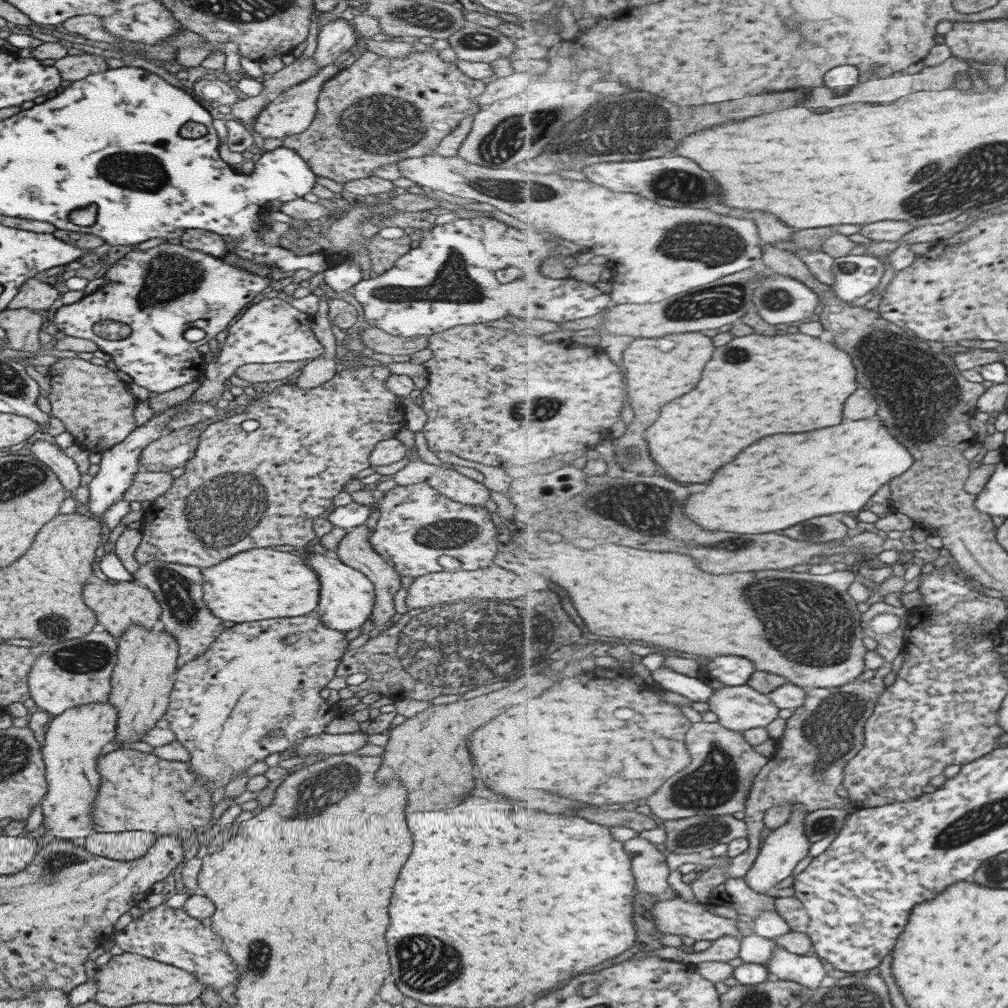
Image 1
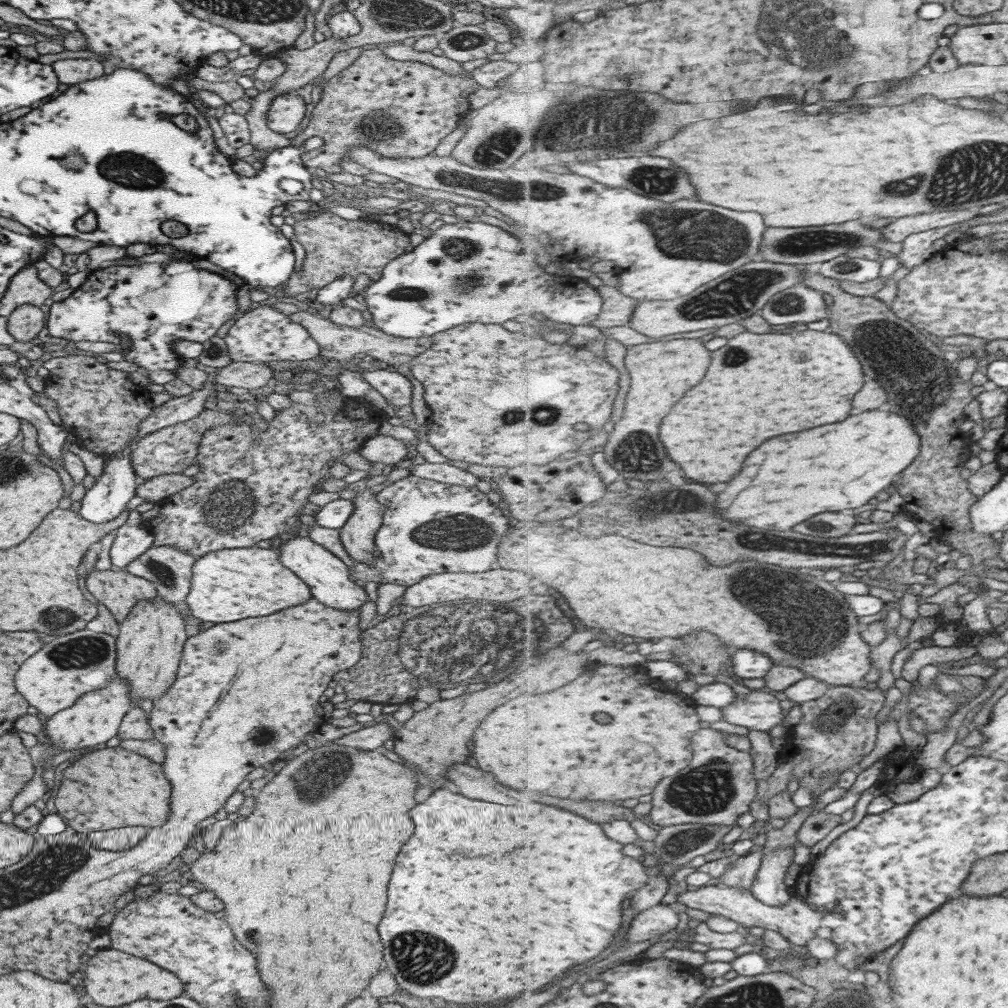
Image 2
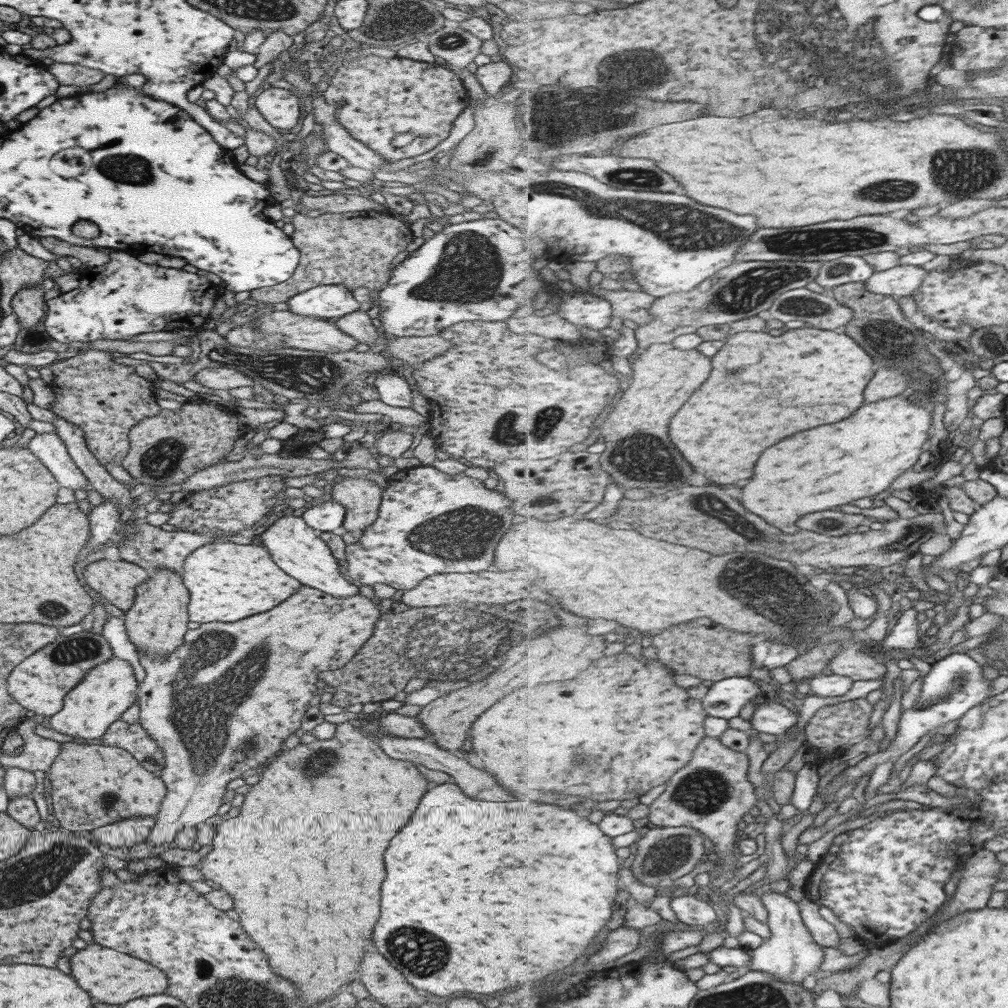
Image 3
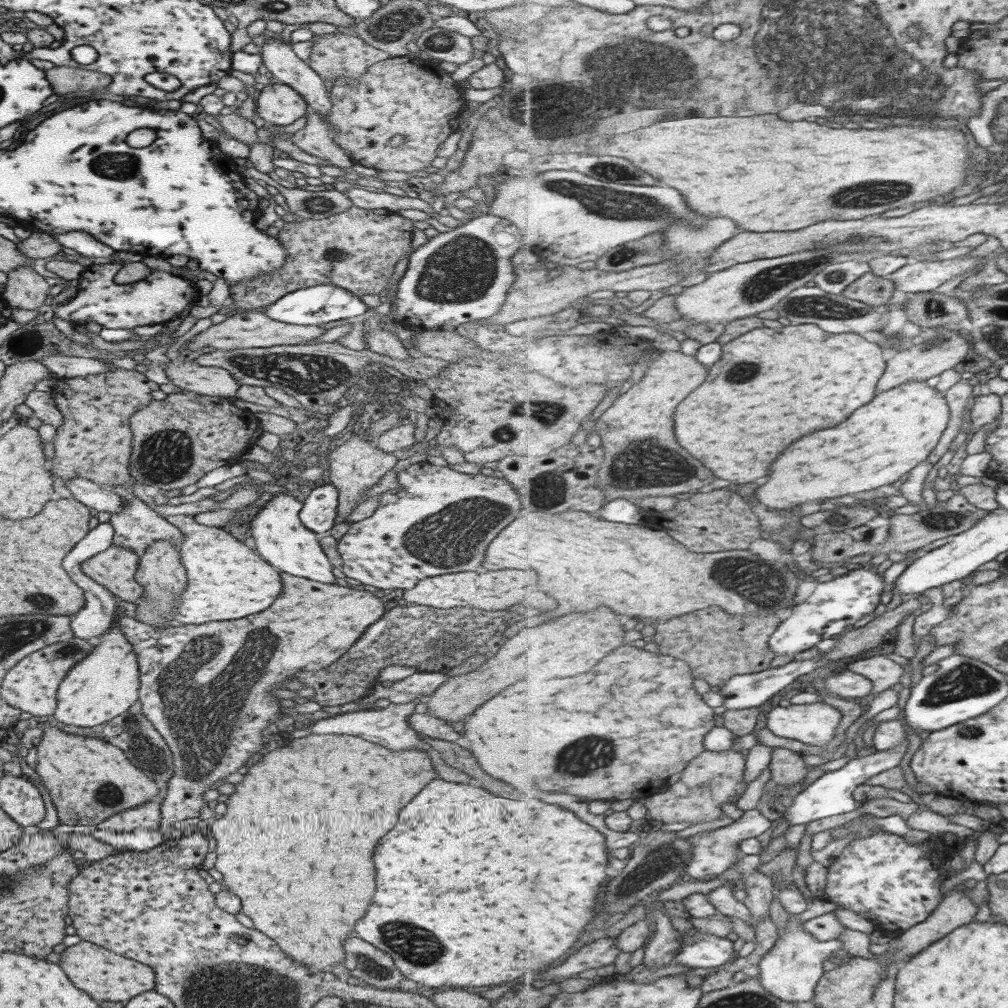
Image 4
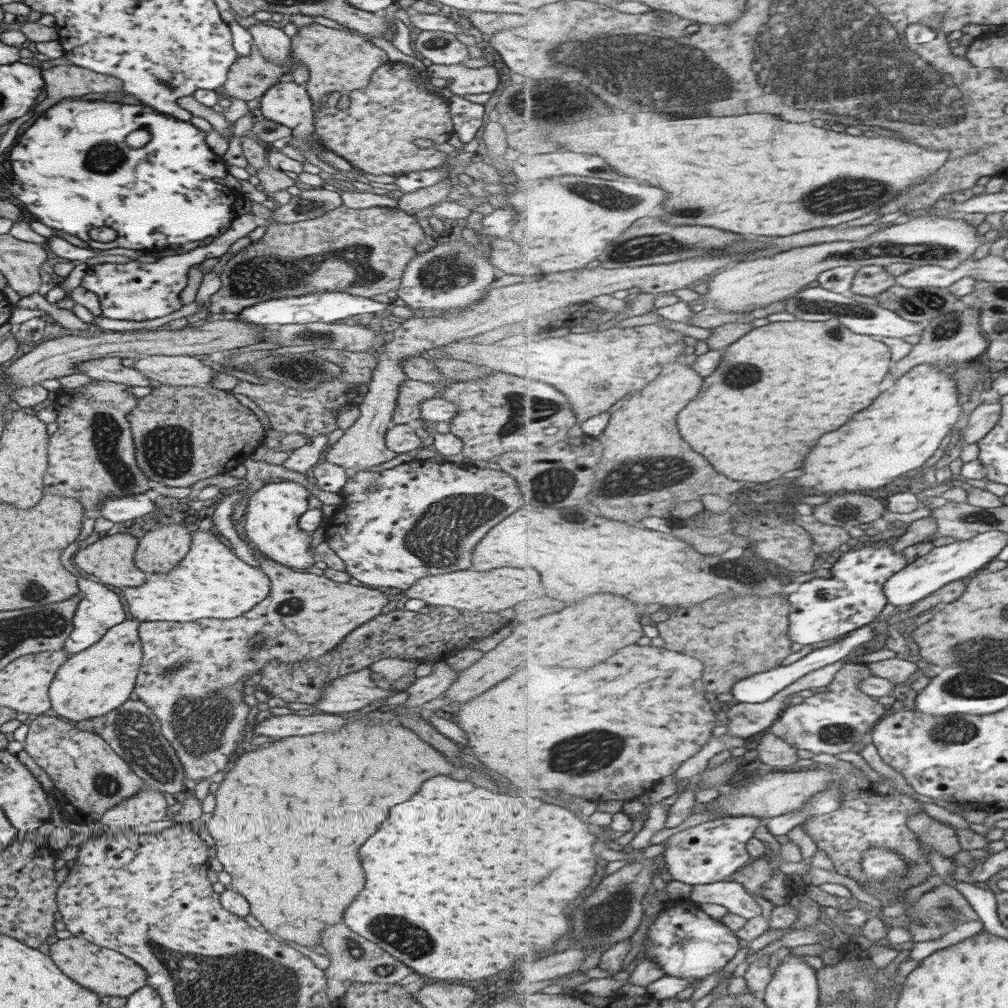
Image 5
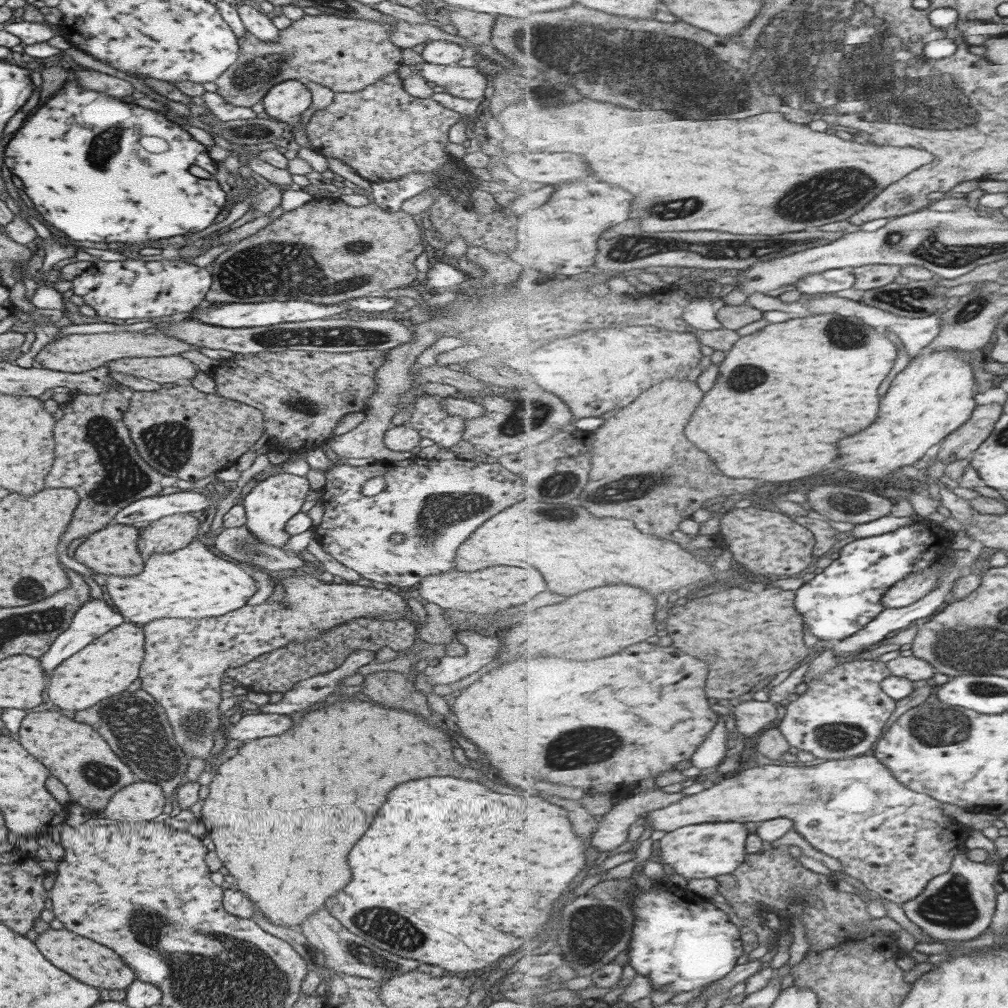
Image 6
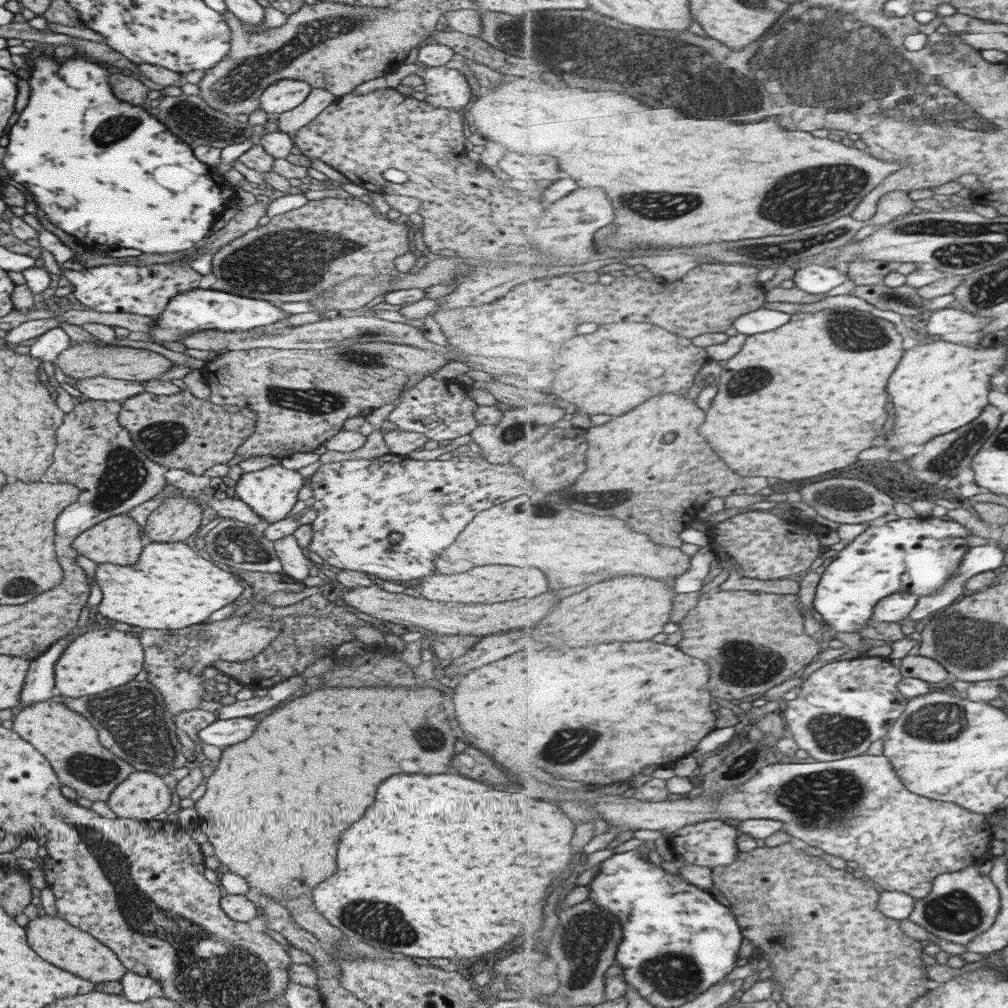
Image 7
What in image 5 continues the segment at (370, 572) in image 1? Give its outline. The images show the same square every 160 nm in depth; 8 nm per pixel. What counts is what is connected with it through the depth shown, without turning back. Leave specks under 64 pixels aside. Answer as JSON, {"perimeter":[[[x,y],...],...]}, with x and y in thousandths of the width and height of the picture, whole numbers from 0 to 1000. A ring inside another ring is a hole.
{"perimeter":[[[473,302],[467,304],[463,310],[458,309],[454,312],[439,311],[438,313],[408,315],[392,325],[389,329],[390,336],[382,341],[378,350],[372,351],[373,362],[370,364],[363,392],[353,403],[356,406],[356,414],[351,415],[348,423],[340,428],[334,438],[320,449],[322,457],[336,461],[339,465],[350,464],[352,468],[358,468],[366,467],[366,464],[384,458],[394,451],[381,442],[380,435],[393,402],[396,382],[403,376],[397,359],[407,353],[416,353],[418,349],[428,350],[432,345],[479,330],[477,329],[479,319],[473,317],[475,308],[471,306]]]}

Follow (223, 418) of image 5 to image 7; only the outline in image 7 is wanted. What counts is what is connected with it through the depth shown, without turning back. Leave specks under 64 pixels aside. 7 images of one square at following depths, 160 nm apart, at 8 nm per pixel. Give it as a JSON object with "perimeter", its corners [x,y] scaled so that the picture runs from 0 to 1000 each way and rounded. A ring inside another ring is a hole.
{"perimeter":[[[142,388],[119,399],[116,419],[126,427],[132,441],[154,460],[165,464],[178,464],[192,471],[199,471],[213,461],[221,461],[232,452],[232,447],[252,428],[254,411],[247,406],[230,402],[211,401],[206,396],[193,395],[188,388],[176,391],[153,392]]]}

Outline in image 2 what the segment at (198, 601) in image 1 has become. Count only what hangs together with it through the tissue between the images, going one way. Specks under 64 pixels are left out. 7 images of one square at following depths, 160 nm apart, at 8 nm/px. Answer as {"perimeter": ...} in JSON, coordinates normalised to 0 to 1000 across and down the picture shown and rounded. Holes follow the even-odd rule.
{"perimeter":[[[158,541],[146,545],[141,551],[130,556],[128,560],[125,560],[122,563],[122,565],[126,566],[128,569],[139,571],[150,577],[154,582],[156,591],[164,597],[174,600],[182,615],[187,615],[197,627],[200,626],[197,623],[200,616],[193,615],[193,613],[187,608],[185,600],[183,599],[183,593],[188,584],[189,567],[188,567],[188,565],[189,565],[191,557],[192,554],[188,549],[178,546],[176,543]]]}

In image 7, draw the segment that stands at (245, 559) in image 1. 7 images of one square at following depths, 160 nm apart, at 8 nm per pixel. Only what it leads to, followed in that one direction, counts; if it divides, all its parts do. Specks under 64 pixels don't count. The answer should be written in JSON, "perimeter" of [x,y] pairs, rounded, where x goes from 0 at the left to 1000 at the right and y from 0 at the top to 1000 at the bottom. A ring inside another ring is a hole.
{"perimeter":[[[149,538],[140,545],[132,562],[98,559],[92,571],[100,583],[100,595],[95,599],[100,611],[148,625],[179,624],[201,617],[241,585],[231,566],[217,564],[181,538]]]}

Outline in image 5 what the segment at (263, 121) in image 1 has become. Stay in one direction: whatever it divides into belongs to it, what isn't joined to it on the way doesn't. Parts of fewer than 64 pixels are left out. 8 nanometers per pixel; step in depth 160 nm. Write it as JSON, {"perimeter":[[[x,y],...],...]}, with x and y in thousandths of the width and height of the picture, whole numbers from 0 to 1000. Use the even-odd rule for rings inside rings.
{"perimeter":[[[280,79],[270,83],[256,98],[257,113],[275,123],[289,128],[289,134],[304,139],[312,131],[311,99],[303,84]]]}

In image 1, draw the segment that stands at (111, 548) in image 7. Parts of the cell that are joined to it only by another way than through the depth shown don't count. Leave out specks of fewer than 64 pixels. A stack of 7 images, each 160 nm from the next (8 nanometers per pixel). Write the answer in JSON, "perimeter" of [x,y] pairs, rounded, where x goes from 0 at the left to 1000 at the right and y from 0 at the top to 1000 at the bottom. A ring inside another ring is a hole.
{"perimeter":[[[90,575],[81,583],[81,596],[94,608],[95,616],[114,634],[132,618],[147,624],[158,620],[160,602],[154,595],[154,590],[146,582],[136,580],[134,575],[128,577]]]}

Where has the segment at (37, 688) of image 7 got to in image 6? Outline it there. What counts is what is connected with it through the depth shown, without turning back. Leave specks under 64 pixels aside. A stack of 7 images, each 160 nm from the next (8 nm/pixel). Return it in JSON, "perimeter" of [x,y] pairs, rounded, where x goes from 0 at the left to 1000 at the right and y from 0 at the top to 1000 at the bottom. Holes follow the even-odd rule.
{"perimeter":[[[89,594],[83,597],[73,608],[68,621],[53,635],[49,644],[39,655],[43,668],[49,671],[63,655],[84,639],[92,637],[110,623],[122,617],[120,609],[110,605],[101,594]]]}

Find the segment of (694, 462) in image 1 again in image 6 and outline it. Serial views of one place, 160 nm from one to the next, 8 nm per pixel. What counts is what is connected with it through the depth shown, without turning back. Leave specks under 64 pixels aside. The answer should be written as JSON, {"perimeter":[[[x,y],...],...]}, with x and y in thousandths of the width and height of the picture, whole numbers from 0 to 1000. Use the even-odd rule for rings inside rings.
{"perimeter":[[[805,312],[791,313],[773,321],[762,321],[759,325],[752,325],[747,331],[733,335],[729,339],[729,343],[720,348],[714,359],[713,369],[711,369],[711,383],[709,383],[709,387],[700,389],[697,393],[697,399],[695,399],[693,407],[689,409],[689,415],[682,423],[682,433],[695,446],[701,446],[701,450],[705,450],[705,454],[709,454],[711,462],[727,474],[755,474],[761,478],[785,478],[785,476],[813,470],[814,466],[822,464],[822,460],[826,460],[826,456],[832,452],[832,438],[836,435],[842,435],[842,433],[862,425],[872,415],[872,401],[874,401],[872,385],[874,385],[876,377],[884,371],[890,353],[892,353],[892,345],[888,339],[884,339],[882,335],[872,331],[868,324],[845,315],[840,317],[834,312]]]}

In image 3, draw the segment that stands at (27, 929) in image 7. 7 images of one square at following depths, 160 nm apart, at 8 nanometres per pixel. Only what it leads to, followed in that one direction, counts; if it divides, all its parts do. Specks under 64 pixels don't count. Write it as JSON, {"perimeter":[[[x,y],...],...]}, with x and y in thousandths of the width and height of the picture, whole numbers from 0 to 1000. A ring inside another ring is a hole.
{"perimeter":[[[86,935],[83,940],[76,941],[67,949],[67,954],[69,968],[74,970],[78,980],[82,980],[96,994],[107,997],[120,998],[130,990],[162,986],[167,978],[164,966],[154,962],[154,958],[92,935]]]}

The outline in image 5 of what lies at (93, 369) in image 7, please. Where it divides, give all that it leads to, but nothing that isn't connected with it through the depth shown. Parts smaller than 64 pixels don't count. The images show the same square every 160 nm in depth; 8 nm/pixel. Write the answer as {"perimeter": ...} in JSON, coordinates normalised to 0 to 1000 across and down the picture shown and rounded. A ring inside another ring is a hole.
{"perimeter":[[[145,352],[134,356],[131,364],[147,376],[156,377],[160,382],[166,383],[206,383],[209,374],[214,371],[209,364],[197,360],[190,353]]]}

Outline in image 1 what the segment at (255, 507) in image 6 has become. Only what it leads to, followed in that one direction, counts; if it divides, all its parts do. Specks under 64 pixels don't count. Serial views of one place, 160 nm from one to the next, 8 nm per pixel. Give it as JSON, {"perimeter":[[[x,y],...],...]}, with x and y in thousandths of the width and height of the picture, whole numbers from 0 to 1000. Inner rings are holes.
{"perimeter":[[[303,549],[307,563],[316,576],[315,598],[313,605],[318,617],[327,624],[343,627],[362,617],[371,600],[371,583],[366,574],[355,565],[340,560],[334,553],[322,553],[316,549]]]}

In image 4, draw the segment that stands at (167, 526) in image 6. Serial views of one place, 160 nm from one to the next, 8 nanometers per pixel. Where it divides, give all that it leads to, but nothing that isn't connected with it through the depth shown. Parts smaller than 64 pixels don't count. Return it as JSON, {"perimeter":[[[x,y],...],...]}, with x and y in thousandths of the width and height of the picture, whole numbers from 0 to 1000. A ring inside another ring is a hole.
{"perimeter":[[[157,536],[151,538],[137,553],[136,565],[133,574],[142,582],[142,591],[135,597],[134,611],[136,616],[150,620],[155,624],[163,624],[173,607],[172,601],[175,599],[174,591],[178,591],[180,585],[186,579],[184,565],[182,565],[183,547],[176,544],[167,536]]]}

